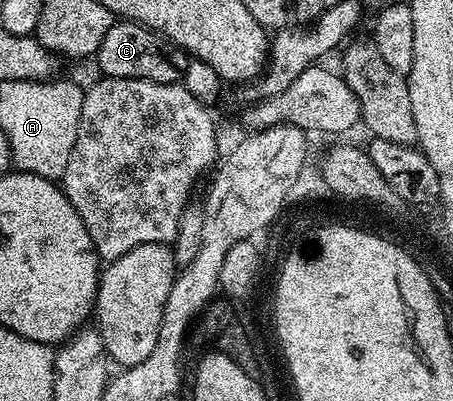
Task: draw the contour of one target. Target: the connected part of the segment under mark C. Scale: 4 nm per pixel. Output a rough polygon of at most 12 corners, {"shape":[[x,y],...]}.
{"shape":[[118,20],[96,61],[108,78],[172,84],[188,55],[147,26]]}

